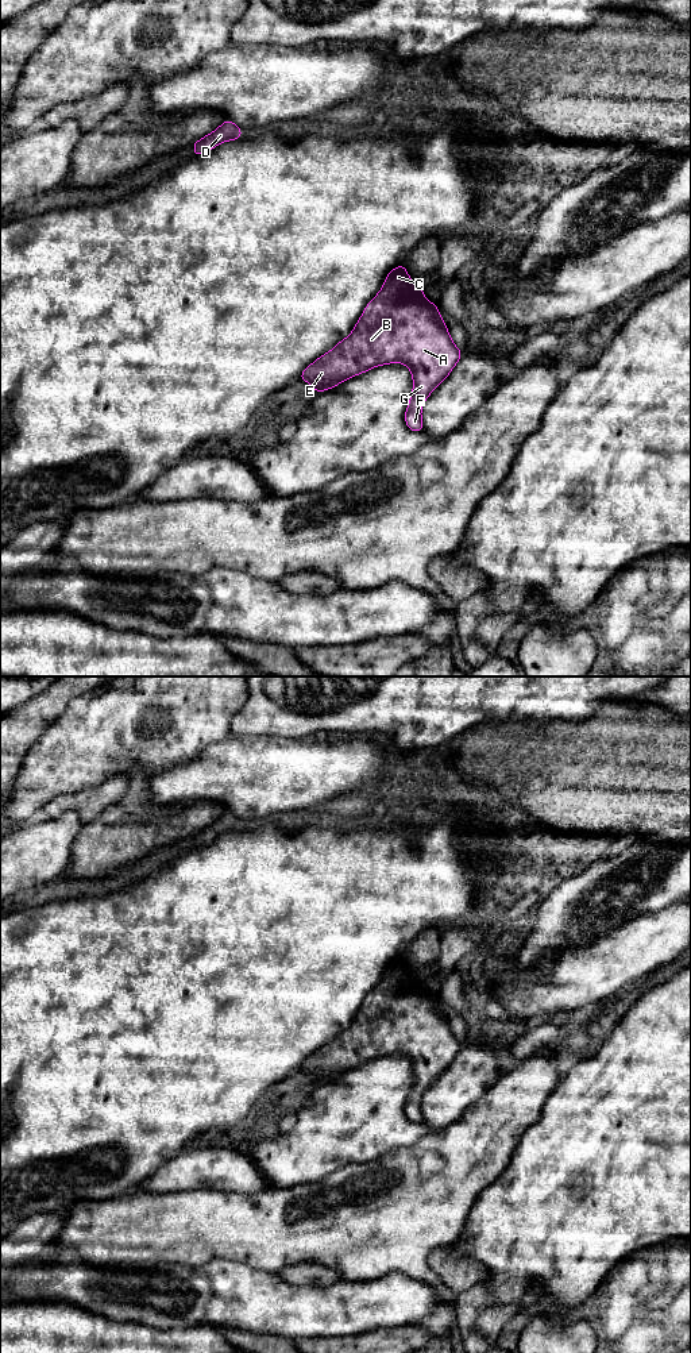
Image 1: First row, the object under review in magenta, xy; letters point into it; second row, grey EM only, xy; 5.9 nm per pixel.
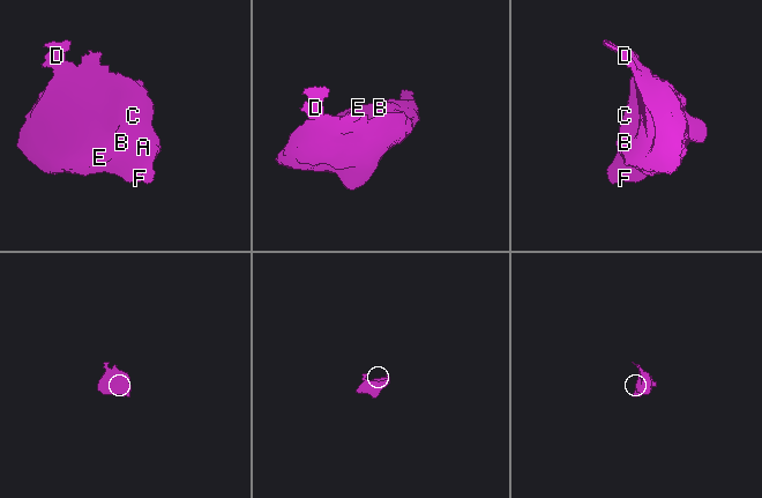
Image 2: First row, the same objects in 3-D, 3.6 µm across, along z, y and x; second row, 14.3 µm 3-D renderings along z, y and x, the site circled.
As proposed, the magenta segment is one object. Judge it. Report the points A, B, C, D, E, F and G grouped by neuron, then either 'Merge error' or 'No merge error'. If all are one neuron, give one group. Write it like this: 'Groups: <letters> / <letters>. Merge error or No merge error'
Groups: A B C D E F G. No merge error

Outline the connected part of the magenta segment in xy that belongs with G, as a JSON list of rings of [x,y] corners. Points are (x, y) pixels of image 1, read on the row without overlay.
[[[404,956],[393,960],[381,983],[367,995],[351,1026],[306,1059],[298,1071],[313,1078],[314,1084],[332,1080],[343,1072],[375,1057],[398,1053],[406,1056],[413,1067],[413,1084],[405,1103],[406,1118],[422,1122],[421,1098],[426,1088],[448,1068],[463,1044],[453,1036],[437,995],[424,988],[410,971]]]

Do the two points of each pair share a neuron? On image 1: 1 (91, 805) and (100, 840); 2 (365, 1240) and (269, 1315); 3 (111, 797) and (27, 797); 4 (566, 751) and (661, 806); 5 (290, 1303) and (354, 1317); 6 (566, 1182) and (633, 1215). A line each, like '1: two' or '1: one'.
1: two
2: two
3: two
4: one
5: one
6: one

